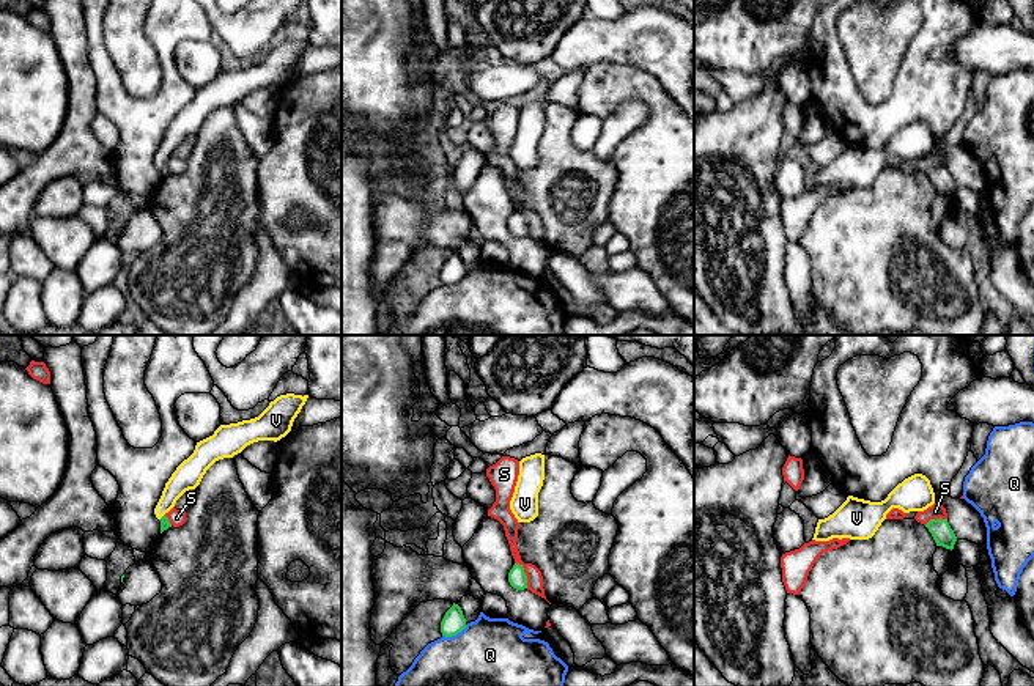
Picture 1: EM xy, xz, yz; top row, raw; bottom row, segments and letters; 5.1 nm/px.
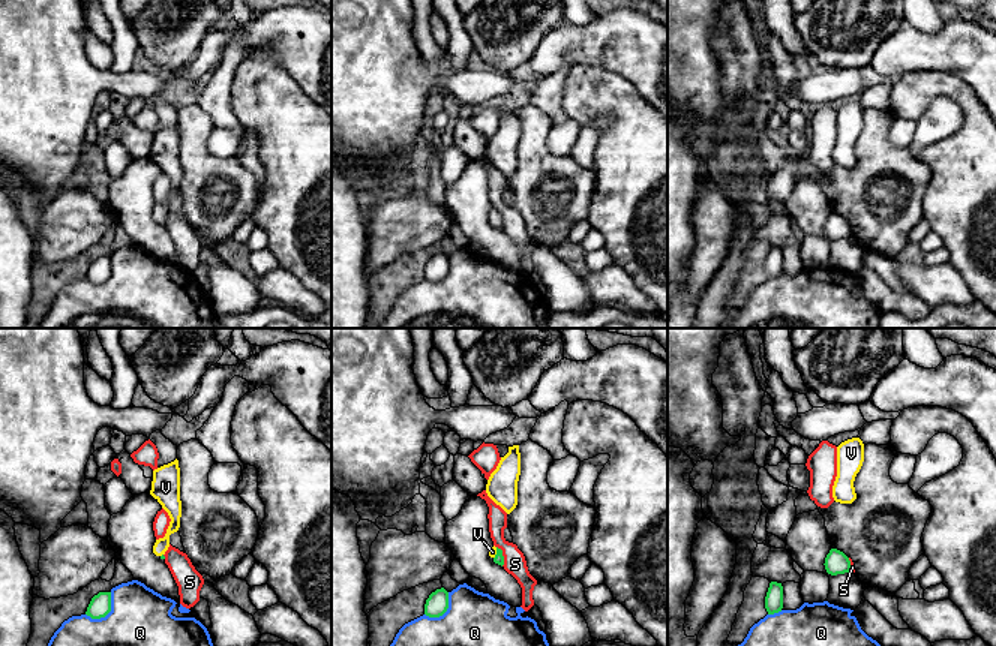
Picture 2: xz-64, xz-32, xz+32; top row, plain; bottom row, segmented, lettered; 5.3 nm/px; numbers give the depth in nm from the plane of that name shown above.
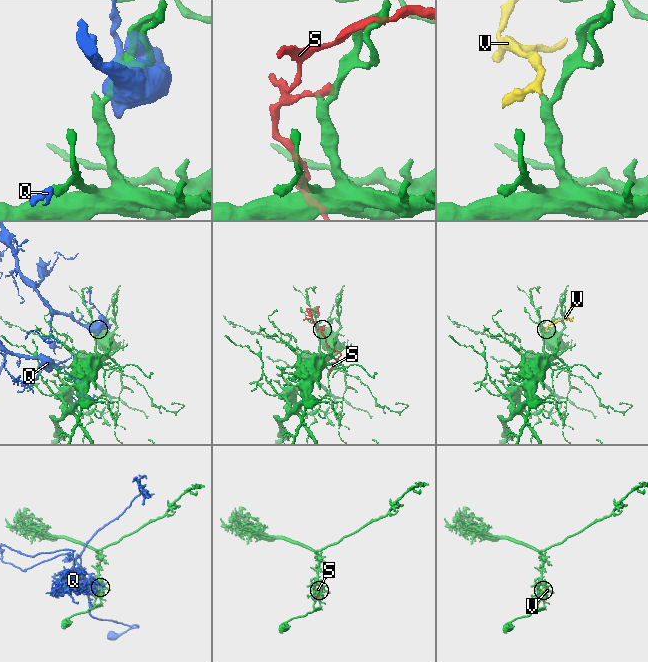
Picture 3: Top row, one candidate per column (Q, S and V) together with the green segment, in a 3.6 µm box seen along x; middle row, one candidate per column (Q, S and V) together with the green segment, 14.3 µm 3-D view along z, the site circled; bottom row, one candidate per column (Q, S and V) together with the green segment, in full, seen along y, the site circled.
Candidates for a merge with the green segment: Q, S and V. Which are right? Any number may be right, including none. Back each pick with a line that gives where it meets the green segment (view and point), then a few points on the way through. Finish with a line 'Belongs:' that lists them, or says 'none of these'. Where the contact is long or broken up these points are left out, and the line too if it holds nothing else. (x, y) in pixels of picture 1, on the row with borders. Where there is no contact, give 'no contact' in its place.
V: contact xy (162, 516); way xy (164, 521), (162, 516), (169, 496), (188, 475)
Belongs: V

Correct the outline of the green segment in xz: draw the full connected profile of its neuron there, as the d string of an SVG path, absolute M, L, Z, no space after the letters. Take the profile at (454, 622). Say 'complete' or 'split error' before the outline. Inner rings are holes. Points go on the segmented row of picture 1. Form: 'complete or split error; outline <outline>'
complete; outline M453 603L453 606L445 612L442 621L441 621L441 633L445 637L456 636L466 628L466 618L463 615L463 610L458 604Z

